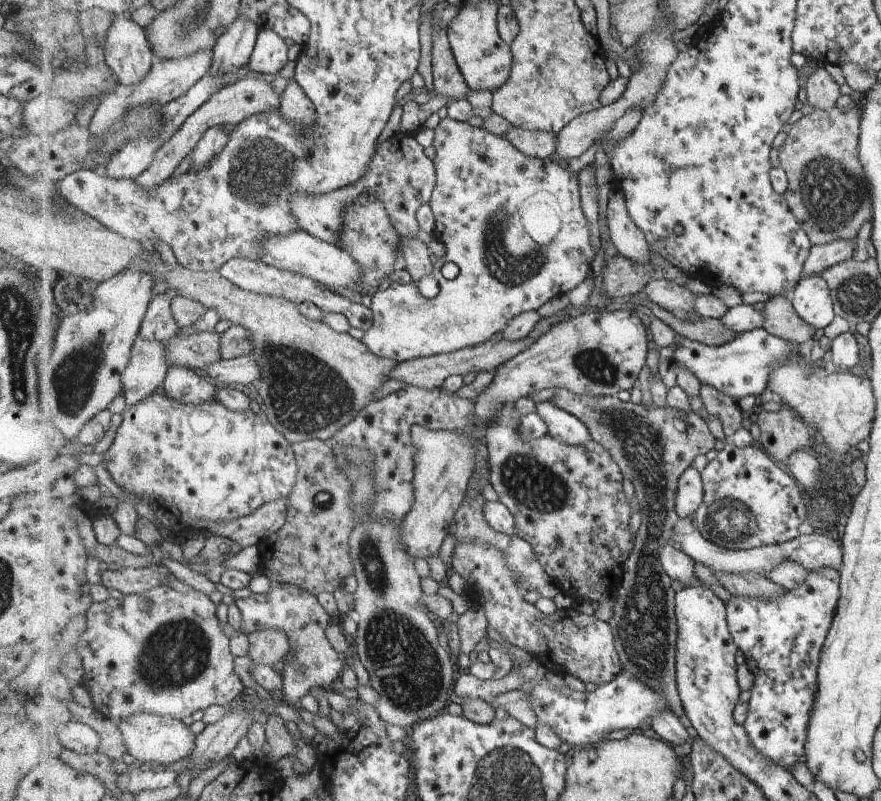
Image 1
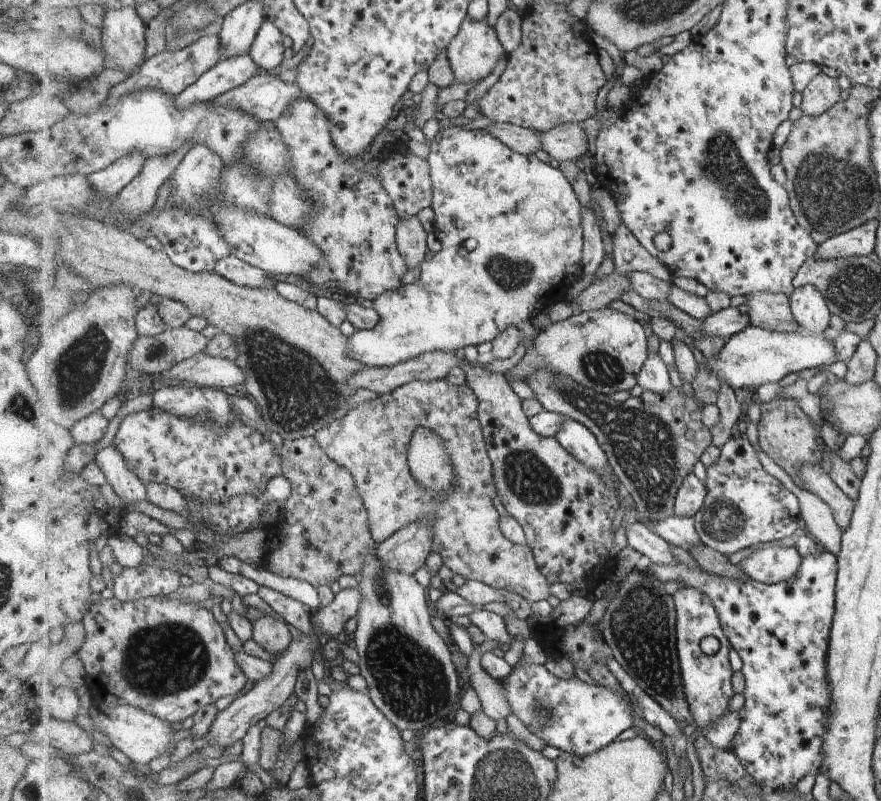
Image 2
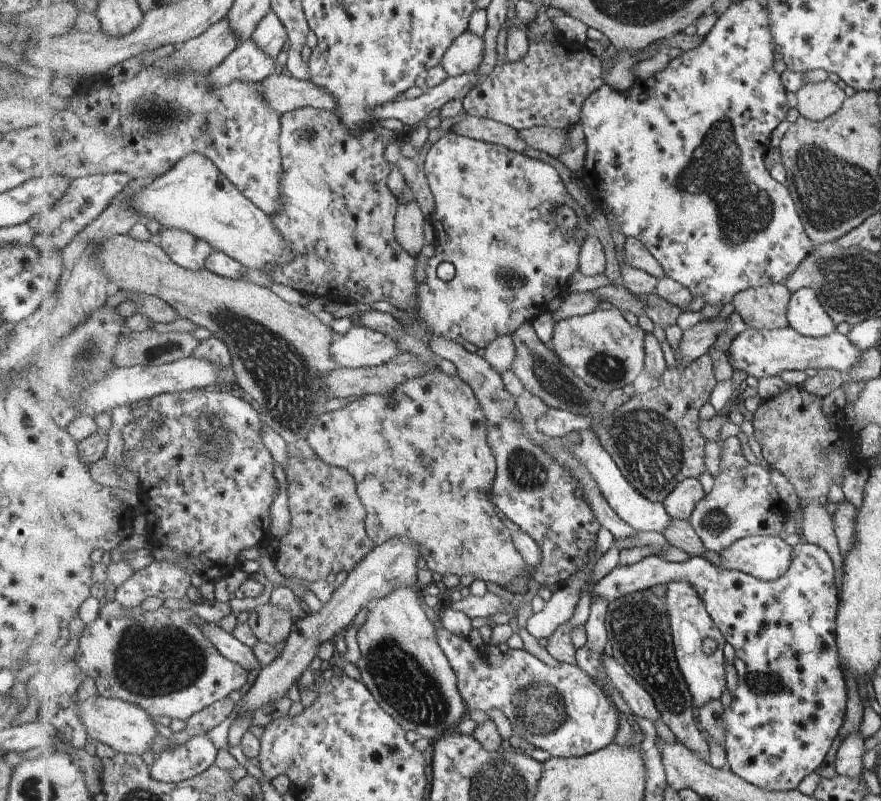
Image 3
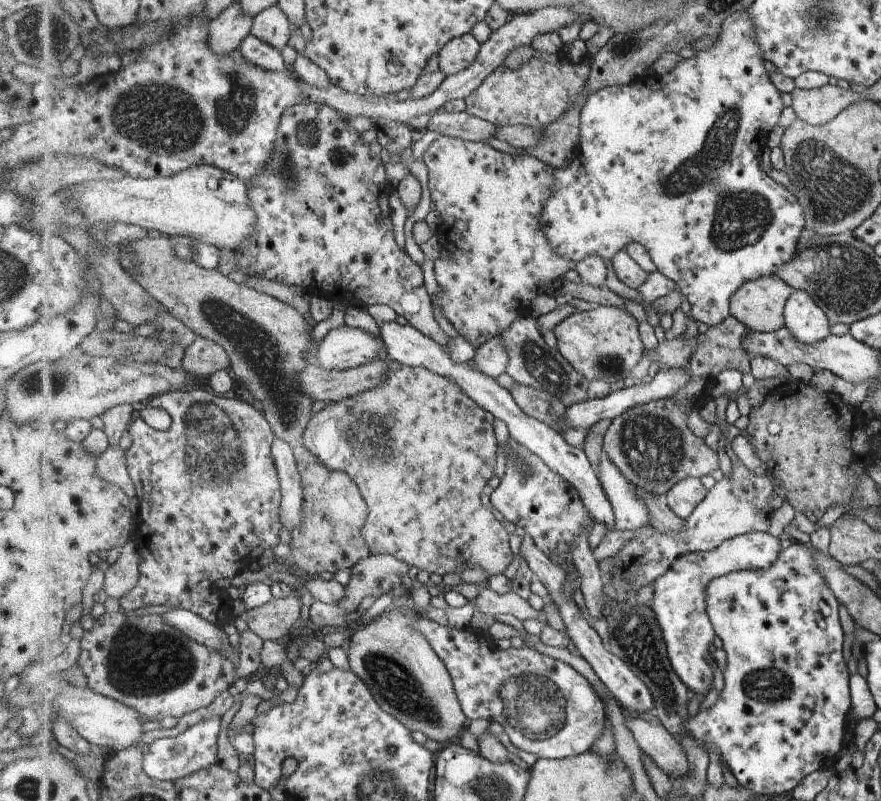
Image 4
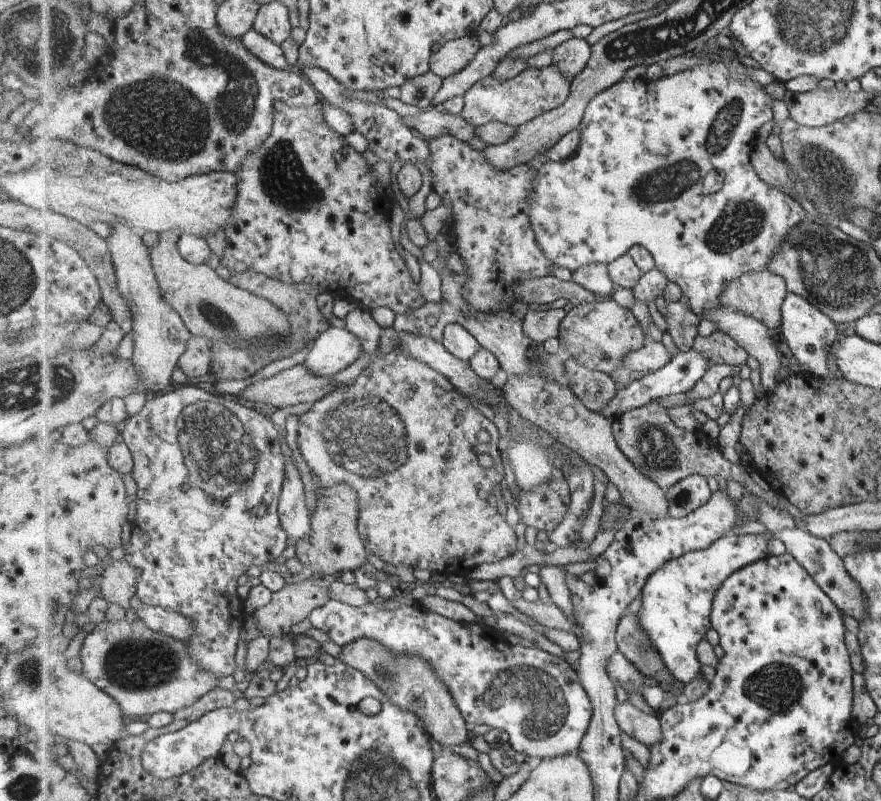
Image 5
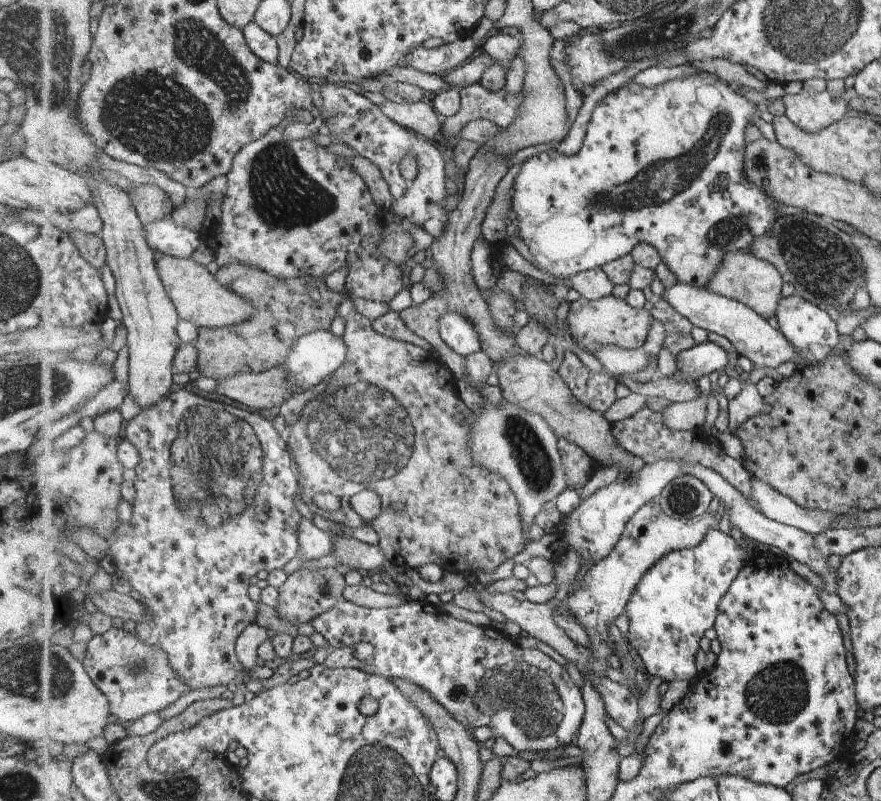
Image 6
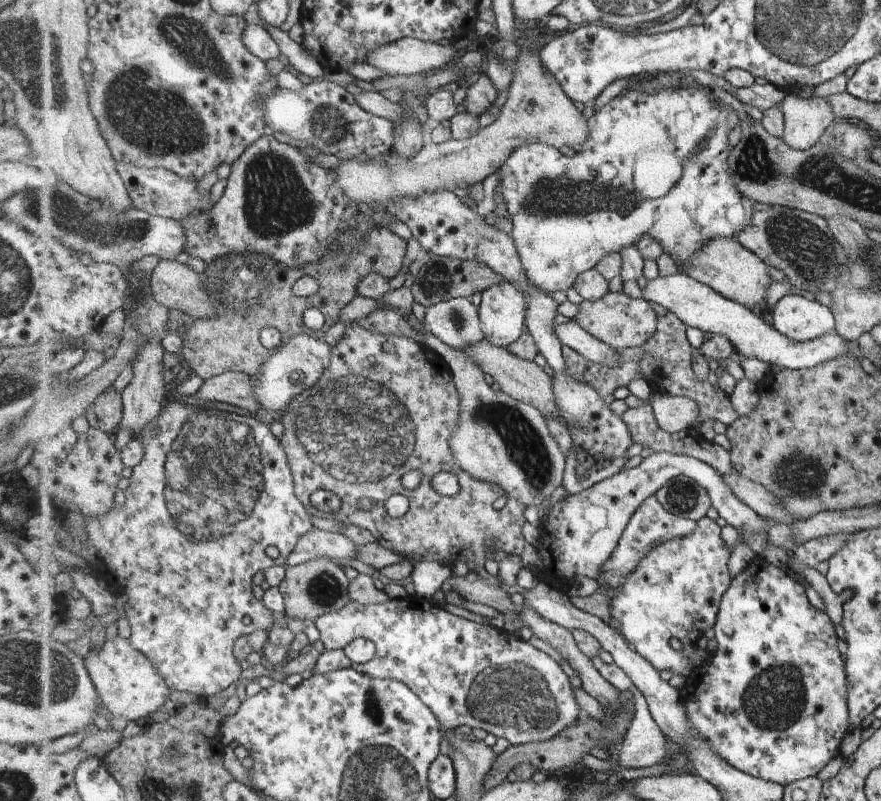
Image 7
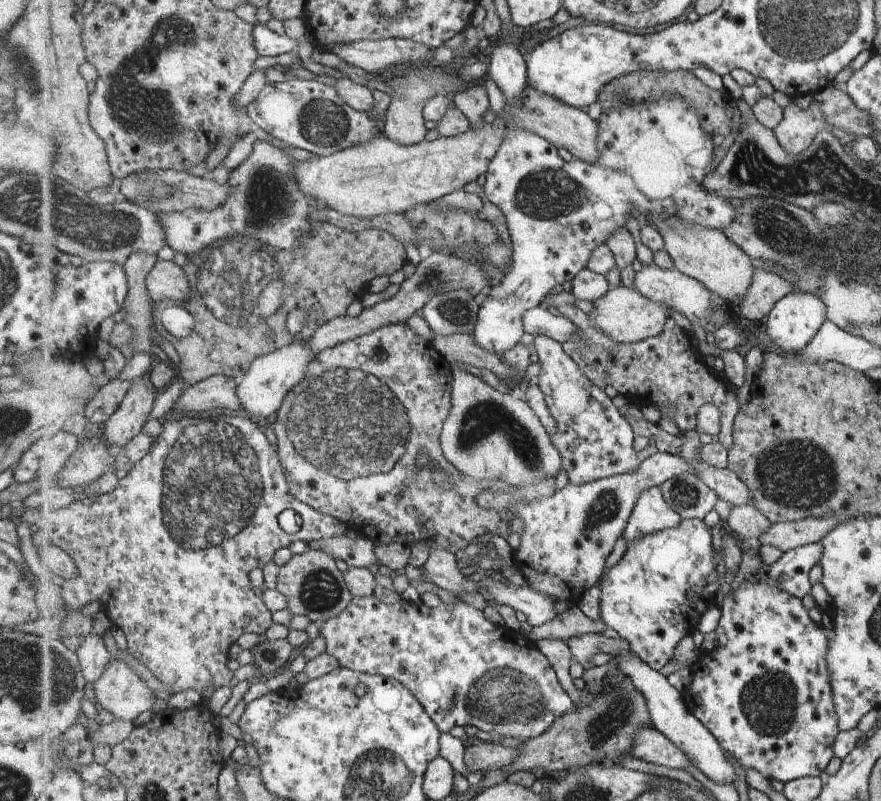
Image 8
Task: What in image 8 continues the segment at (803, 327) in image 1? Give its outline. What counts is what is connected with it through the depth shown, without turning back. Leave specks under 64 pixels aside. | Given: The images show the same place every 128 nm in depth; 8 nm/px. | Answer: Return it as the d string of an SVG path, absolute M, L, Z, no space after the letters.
M680 219L653 220L655 228L664 236L666 250L681 272L700 280L709 291L713 291L722 299L736 301L746 297L754 281L756 268L753 260L738 244L735 244L721 229L706 229L691 223L683 223Z

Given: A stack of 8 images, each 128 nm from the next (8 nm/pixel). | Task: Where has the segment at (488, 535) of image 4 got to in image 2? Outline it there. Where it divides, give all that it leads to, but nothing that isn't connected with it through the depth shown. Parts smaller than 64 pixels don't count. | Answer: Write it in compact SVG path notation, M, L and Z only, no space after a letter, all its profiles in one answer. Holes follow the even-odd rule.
M447 379L431 382L413 381L373 401L356 405L341 420L333 421L333 424L320 430L315 438L327 455L353 473L356 485L368 508L370 531L377 544L393 536L395 530L423 521L433 532L433 539L429 543L434 548L433 552L438 553L443 558L443 564L453 572L466 580L481 581L493 588L505 590L516 598L525 598L528 601L547 600L551 596L551 583L541 572L532 548L528 543L515 544L501 530L501 514L493 504L493 498L498 496L494 466L488 453L487 438L479 416L478 396L468 384L458 387ZM421 427L432 430L446 442L454 470L457 472L454 490L449 493L435 493L426 489L421 482L417 484L412 468L408 467L409 444L415 432Z

